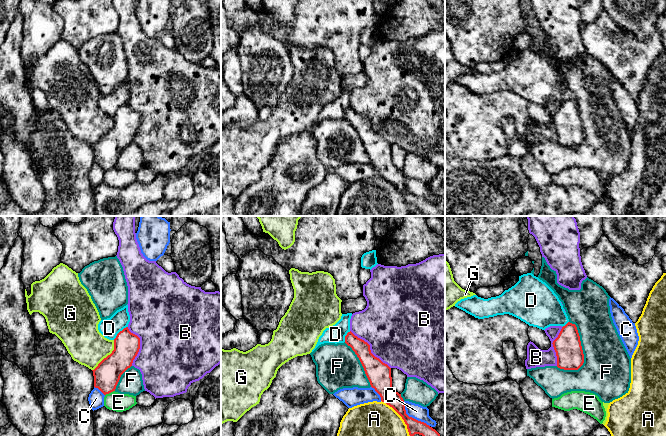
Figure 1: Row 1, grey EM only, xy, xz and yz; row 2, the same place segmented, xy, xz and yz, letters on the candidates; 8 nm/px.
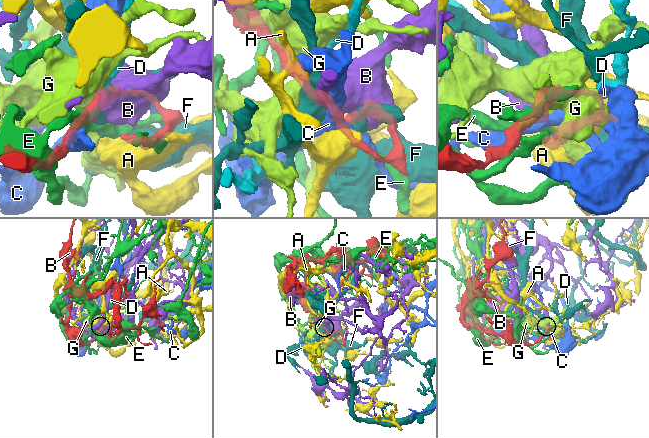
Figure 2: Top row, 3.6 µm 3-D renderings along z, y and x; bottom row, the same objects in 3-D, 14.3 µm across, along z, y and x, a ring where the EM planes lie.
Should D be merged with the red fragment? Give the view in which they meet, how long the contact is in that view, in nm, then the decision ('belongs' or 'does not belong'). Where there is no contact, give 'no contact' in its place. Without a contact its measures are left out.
meets red in xy; contact 160 nm long; belongs

